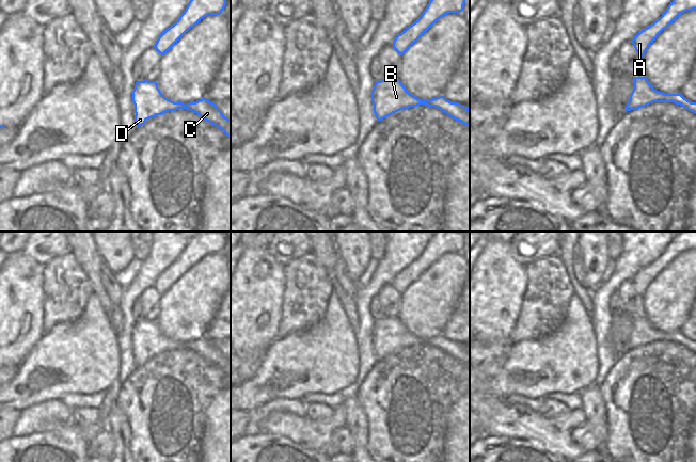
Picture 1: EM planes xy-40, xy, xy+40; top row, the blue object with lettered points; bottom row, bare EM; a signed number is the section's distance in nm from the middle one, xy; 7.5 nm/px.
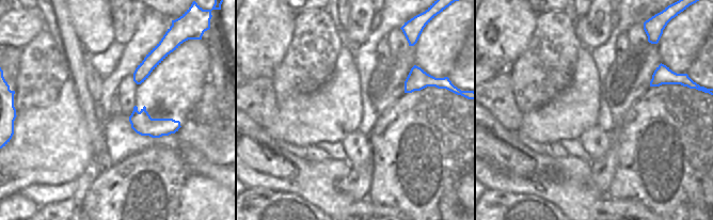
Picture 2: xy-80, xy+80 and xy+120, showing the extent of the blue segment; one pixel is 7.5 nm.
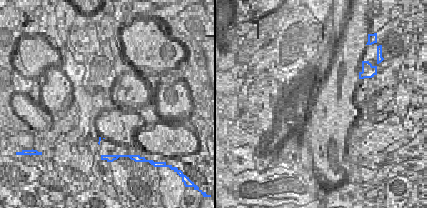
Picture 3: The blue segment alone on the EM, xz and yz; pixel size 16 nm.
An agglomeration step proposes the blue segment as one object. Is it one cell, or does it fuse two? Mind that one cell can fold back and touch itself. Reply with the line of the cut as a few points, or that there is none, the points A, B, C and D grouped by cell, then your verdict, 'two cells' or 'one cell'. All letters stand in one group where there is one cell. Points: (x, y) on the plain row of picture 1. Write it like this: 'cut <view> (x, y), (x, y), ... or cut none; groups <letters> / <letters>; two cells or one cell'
cut xy-40 (136, 323), (146, 323), (148, 325), (147, 348), (156, 353); groups A B C / D; two cells

